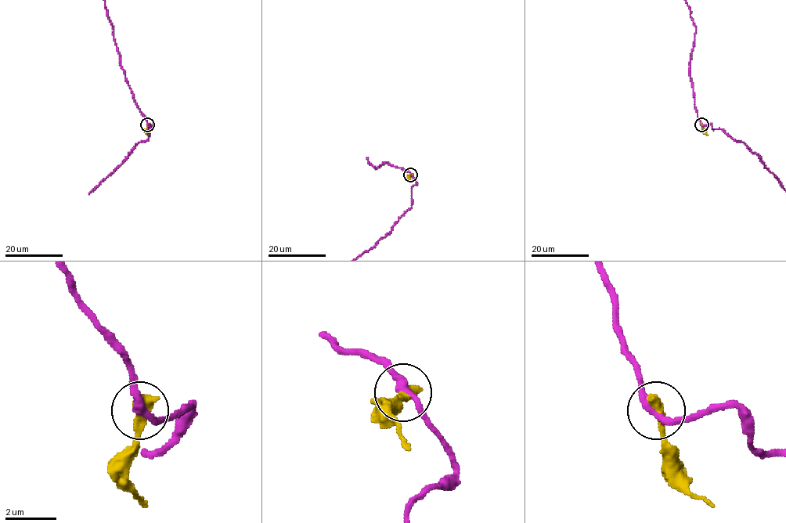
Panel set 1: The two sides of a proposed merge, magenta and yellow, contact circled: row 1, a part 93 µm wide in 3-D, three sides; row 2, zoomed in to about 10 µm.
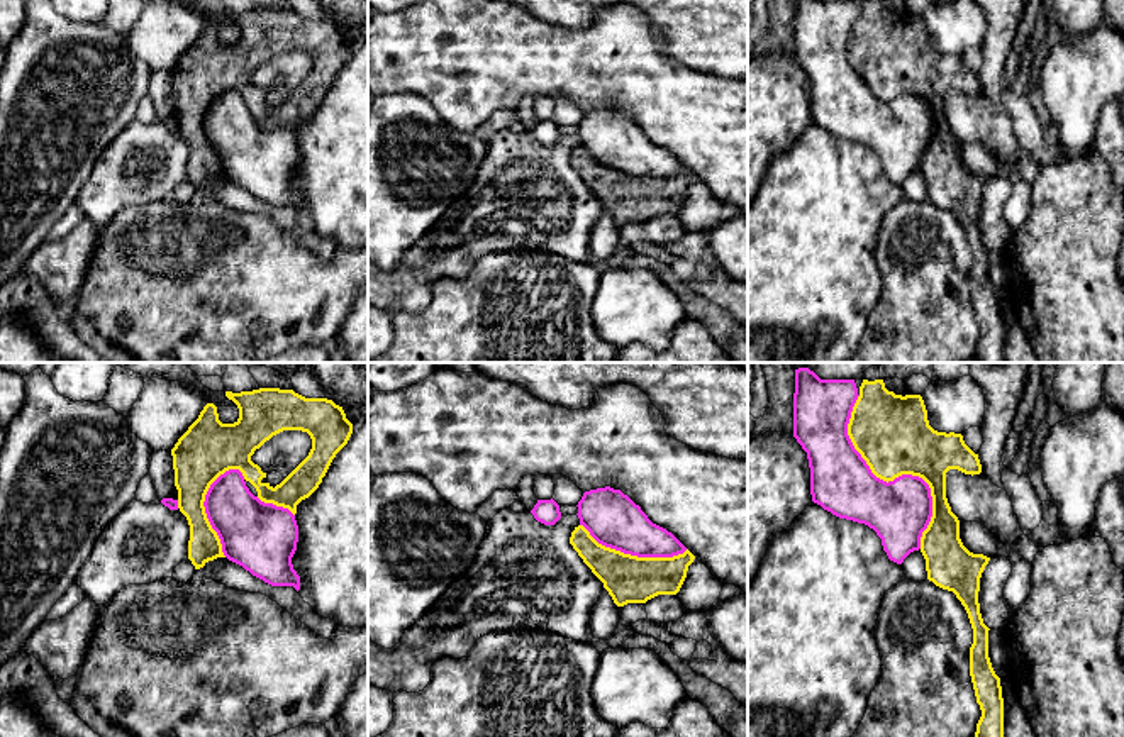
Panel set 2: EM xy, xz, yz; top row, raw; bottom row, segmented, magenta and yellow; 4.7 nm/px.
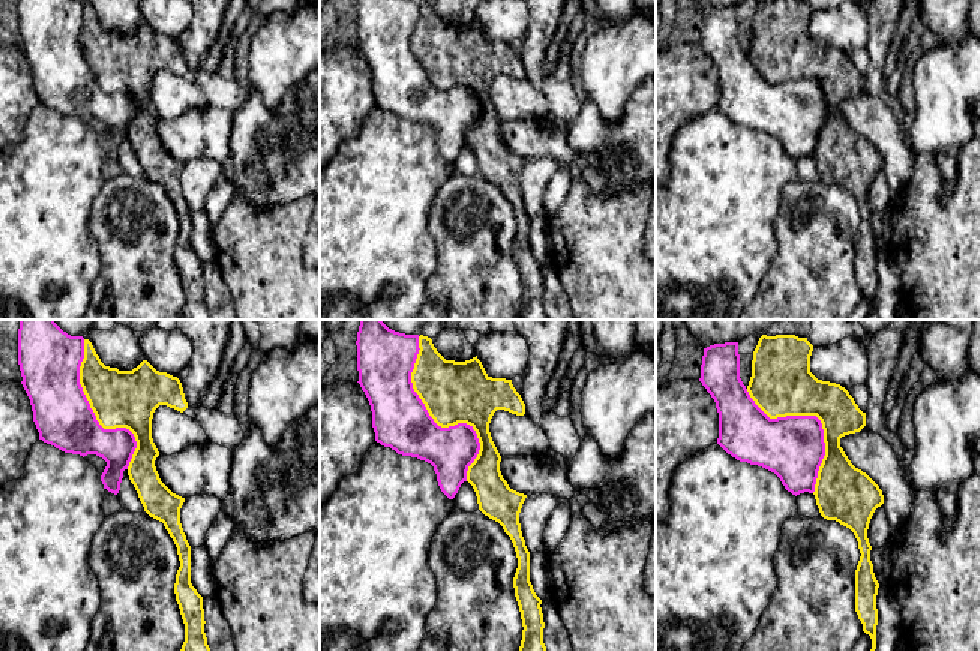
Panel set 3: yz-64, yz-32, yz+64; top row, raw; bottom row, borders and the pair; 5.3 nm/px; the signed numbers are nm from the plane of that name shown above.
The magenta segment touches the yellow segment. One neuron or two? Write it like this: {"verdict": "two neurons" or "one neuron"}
{"verdict": "two neurons"}

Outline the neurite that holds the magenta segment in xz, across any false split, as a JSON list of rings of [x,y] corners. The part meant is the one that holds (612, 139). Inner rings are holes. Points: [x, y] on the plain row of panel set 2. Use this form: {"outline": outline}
{"outline": [[[605,107],[585,112],[576,127],[580,146],[605,168],[637,178],[673,178],[687,171],[620,110]]]}

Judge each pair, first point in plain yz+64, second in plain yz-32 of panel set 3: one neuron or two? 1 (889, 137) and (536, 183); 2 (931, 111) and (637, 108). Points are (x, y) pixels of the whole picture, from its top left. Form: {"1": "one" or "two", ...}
{"1": "two", "2": "two"}

